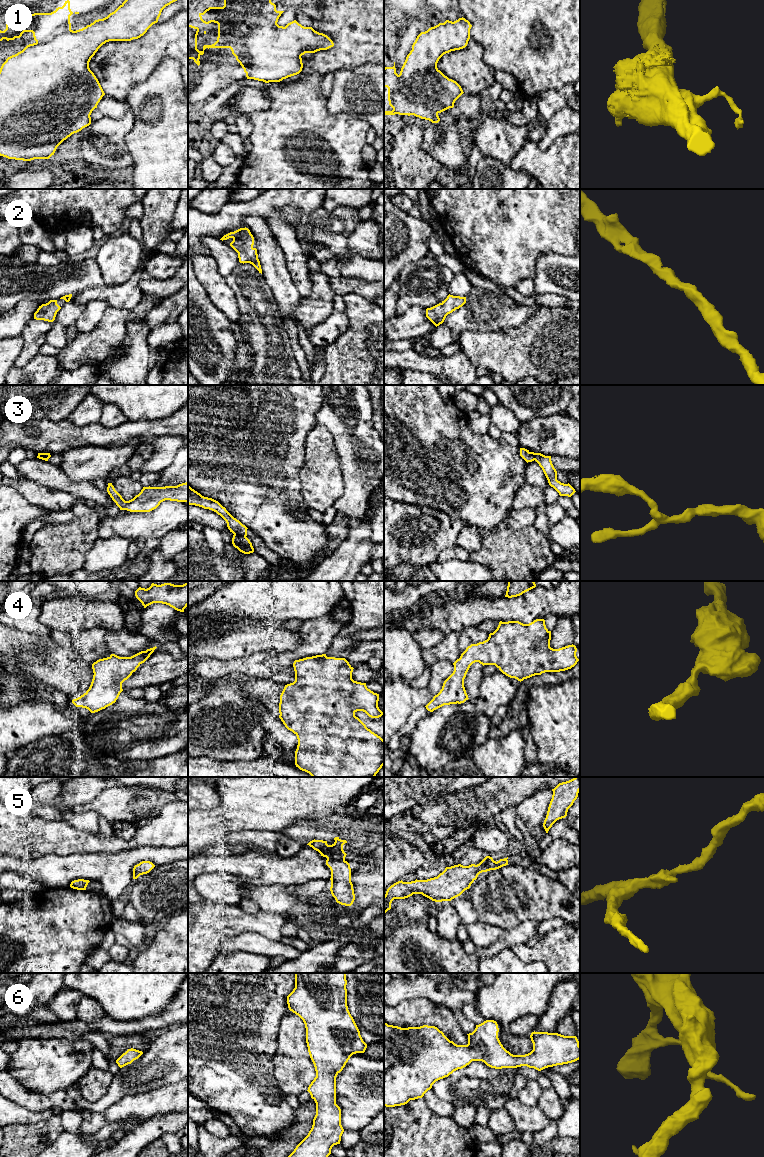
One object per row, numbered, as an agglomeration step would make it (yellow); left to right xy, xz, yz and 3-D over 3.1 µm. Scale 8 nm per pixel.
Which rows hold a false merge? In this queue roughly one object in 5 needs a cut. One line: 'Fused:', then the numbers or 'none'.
Fused: 3

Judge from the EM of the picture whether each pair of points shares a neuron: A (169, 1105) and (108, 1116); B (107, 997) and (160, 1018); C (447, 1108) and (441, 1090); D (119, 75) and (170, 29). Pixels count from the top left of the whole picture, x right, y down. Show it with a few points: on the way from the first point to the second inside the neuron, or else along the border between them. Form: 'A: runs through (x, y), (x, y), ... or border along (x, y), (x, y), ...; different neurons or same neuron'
A: runs through (154, 1105), (128, 1108), (123, 1111); same neuron
B: border along (172, 1000), (161, 1011), (145, 1018), (131, 1021); different neurons
C: border along (431, 1088), (437, 1096), (456, 1107); different neurons
D: runs through (129, 62), (142, 56), (157, 42); same neuron

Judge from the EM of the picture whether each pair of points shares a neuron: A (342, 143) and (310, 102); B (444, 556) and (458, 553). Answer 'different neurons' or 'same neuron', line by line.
A: same neuron
B: same neuron

